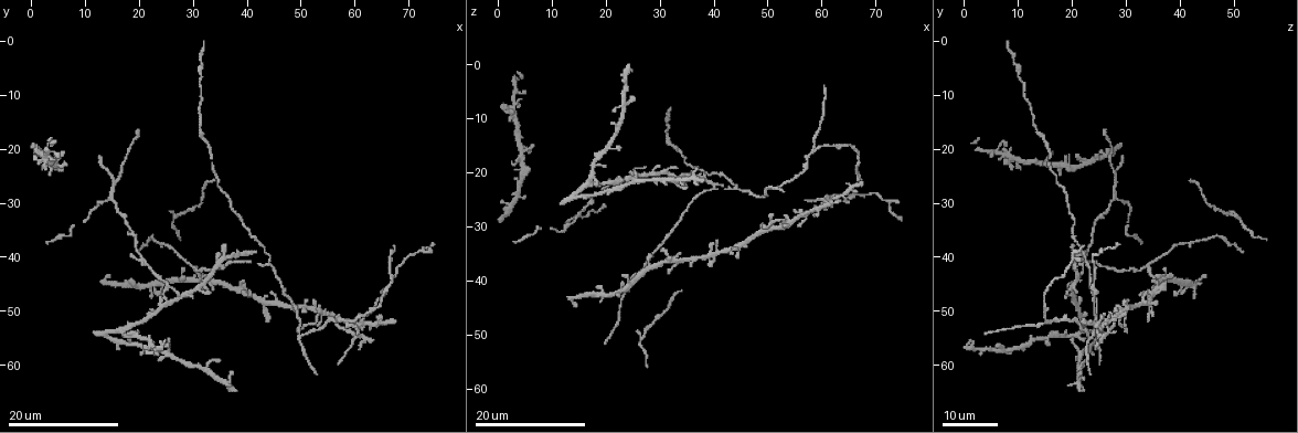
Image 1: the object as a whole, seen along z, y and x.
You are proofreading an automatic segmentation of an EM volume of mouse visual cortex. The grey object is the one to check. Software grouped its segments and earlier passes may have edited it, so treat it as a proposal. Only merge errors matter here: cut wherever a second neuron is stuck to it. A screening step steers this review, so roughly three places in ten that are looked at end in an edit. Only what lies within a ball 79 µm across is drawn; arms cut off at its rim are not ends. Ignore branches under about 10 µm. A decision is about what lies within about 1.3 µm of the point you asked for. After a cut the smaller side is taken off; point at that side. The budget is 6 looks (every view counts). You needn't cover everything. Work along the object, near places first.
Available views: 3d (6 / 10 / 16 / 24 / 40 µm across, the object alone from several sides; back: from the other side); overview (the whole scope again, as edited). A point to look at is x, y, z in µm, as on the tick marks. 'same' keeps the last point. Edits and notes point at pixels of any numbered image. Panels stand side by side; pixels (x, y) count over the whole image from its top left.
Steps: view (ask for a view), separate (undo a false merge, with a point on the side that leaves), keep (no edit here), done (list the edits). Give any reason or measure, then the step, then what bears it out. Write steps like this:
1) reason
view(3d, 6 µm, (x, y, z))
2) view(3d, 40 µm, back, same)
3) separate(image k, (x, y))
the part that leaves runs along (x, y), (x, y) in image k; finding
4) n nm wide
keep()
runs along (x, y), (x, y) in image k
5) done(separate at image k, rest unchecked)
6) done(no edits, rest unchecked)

arms part here
view(3d, 24 µm, (30.0, 42.0, 33.5))

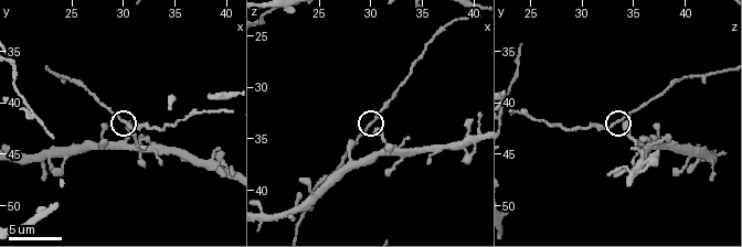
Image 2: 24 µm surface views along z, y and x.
view(3d, 6 µm, (29.8, 41.8, 33.6))

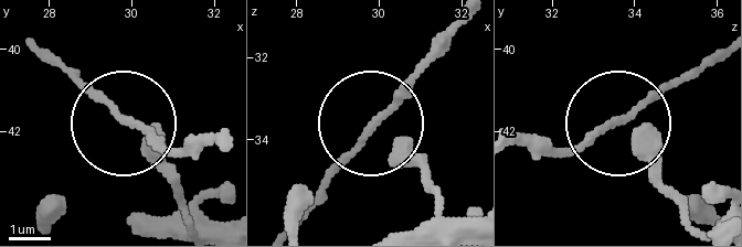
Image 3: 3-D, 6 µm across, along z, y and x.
3 arms
keep()
runs along (221, 141), (171, 148), (119, 120), (59, 61) in image 3; continuous, no second neuron

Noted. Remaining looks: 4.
three-way junction
view(3d, 16 µm, (44.0, 41.5, 23.0))

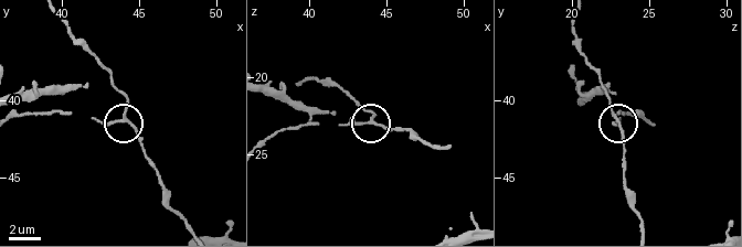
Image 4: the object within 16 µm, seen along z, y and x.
view(3d, 6 µm, (44.2, 41.2, 23.0))

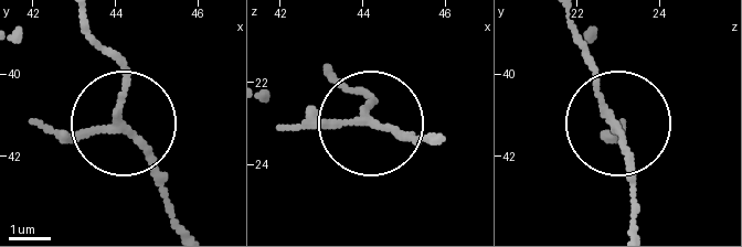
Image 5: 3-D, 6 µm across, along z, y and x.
keep()
continuous, no second neuron

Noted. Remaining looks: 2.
arms part here
view(3d, 16 µm, (59.0, 52.0, 15.5))

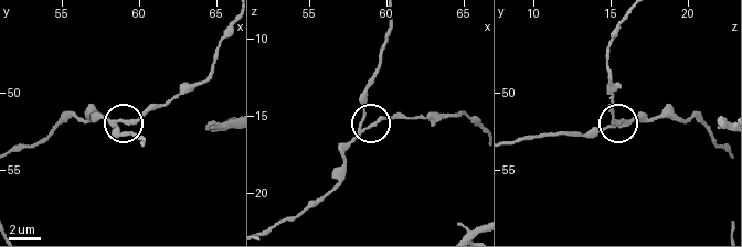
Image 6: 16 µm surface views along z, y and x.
closer look
view(3d, 6 µm, (59.0, 52.0, 15.6))

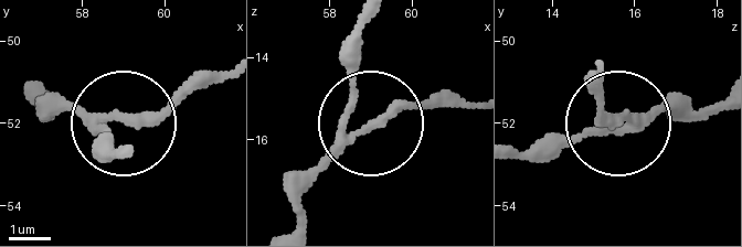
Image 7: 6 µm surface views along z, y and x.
3 arms
keep()
all the same neuron

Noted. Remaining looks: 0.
done(no edits, rest unchecked)

